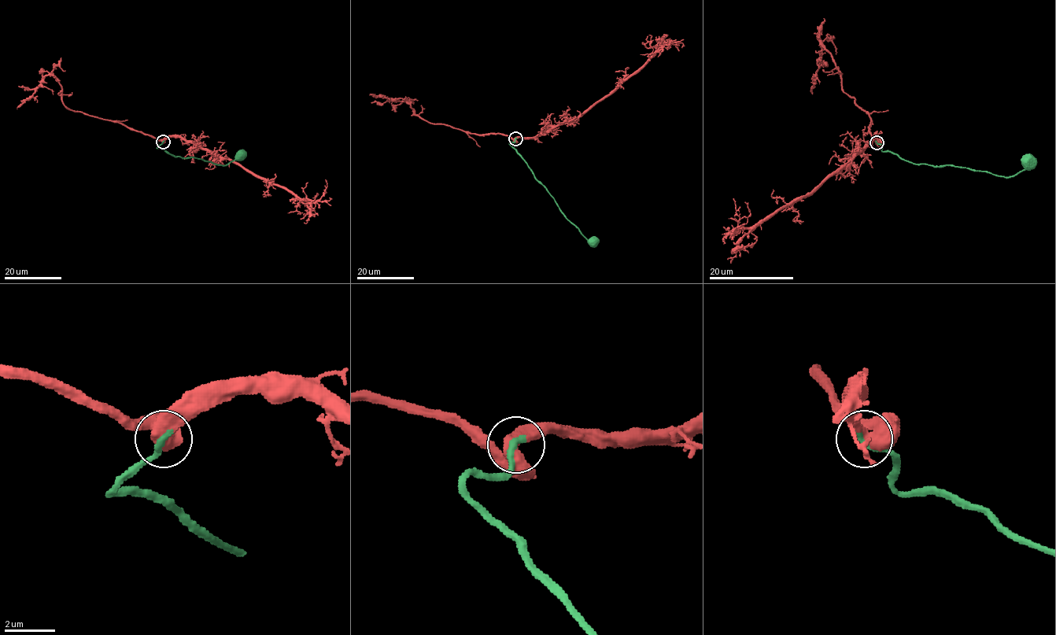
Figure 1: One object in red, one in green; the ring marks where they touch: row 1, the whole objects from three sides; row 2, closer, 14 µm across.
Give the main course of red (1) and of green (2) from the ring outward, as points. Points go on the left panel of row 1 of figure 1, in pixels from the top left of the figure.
1: (163, 142), (171, 137), (183, 137), (282, 186), (303, 200), (317, 201), (327, 186), (325, 179)
2: (163, 142), (156, 148), (162, 148), (174, 156), (193, 157), (226, 165), (241, 160), (241, 157)

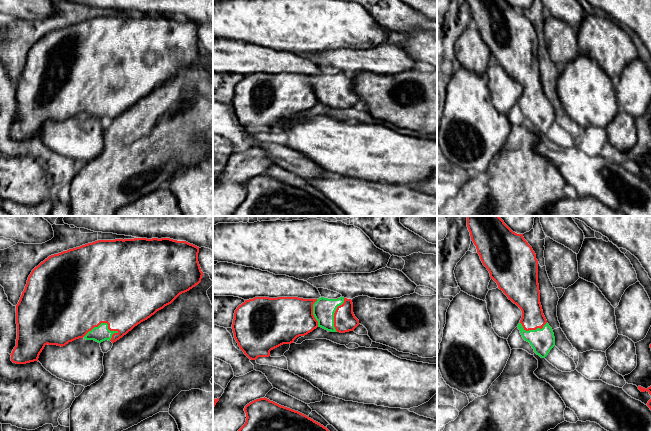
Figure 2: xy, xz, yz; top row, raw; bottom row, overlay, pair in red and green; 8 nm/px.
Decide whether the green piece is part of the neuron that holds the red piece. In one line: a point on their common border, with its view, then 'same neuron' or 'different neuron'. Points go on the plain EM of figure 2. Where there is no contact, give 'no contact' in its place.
contact xy (102, 98); same neuron

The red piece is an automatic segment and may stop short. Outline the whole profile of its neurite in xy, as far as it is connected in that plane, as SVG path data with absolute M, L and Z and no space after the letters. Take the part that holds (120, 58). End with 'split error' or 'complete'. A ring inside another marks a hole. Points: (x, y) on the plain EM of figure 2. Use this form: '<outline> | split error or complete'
M134 14L98 16L49 32L32 46L16 81L17 115L11 137L16 140L38 137L47 120L63 123L79 114L116 118L201 58L203 48L198 29L199 23L186 17Z | split error

